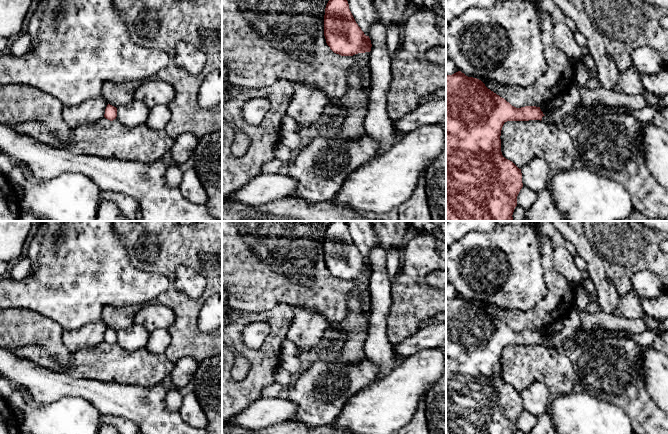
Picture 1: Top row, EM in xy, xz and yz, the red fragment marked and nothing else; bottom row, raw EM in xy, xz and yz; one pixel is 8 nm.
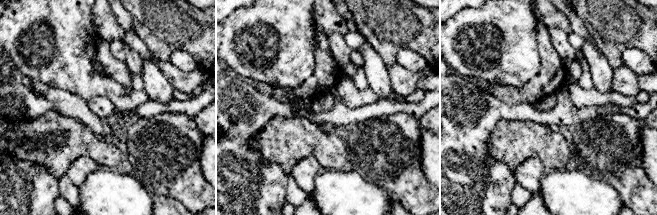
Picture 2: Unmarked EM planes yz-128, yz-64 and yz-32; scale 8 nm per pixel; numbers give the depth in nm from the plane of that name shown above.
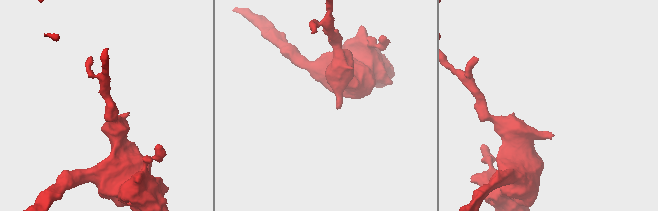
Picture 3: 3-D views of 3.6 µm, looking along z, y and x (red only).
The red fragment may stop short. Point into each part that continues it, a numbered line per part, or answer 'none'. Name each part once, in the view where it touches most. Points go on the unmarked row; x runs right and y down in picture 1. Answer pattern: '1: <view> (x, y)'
1: yz (565, 339)

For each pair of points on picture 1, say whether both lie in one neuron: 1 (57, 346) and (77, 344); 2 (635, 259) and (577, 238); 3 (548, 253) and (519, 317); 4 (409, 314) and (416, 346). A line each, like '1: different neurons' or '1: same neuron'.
1: different neurons
2: different neurons
3: same neuron
4: different neurons

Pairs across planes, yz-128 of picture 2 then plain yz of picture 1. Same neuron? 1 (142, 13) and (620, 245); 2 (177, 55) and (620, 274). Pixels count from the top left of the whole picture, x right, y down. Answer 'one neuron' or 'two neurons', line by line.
1: one neuron
2: two neurons

